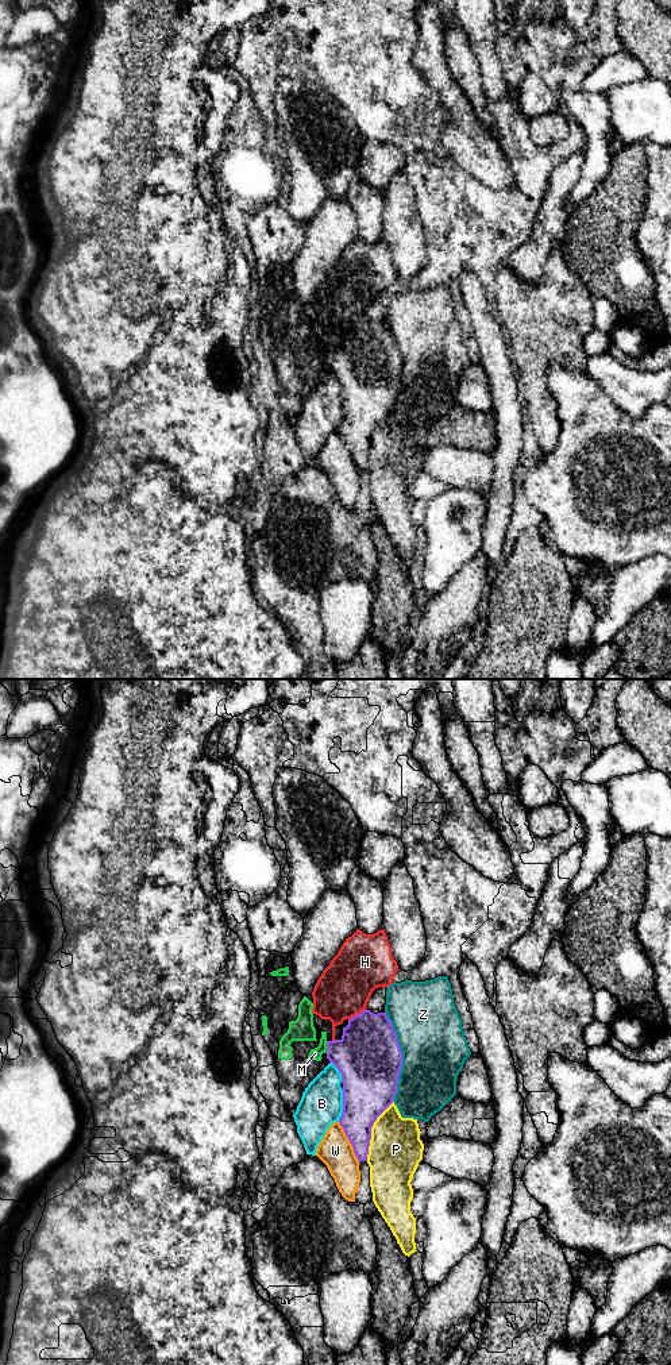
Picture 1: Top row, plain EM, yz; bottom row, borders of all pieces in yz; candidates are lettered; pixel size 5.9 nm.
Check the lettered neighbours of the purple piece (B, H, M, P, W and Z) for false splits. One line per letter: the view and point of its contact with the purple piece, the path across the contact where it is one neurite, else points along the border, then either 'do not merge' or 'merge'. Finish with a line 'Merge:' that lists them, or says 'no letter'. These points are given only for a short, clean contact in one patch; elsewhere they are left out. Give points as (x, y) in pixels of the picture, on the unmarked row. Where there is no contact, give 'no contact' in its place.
B: yz (343, 413) | do not merge
H: yz (357, 323) | do not merge
M: yz (327, 355) | along yz (326, 350), (327, 361) | do not merge
P: yz (370, 439) | do not merge
W: yz (350, 451) | do not merge
Z: yz (401, 365) | do not merge
Merge: no letter

